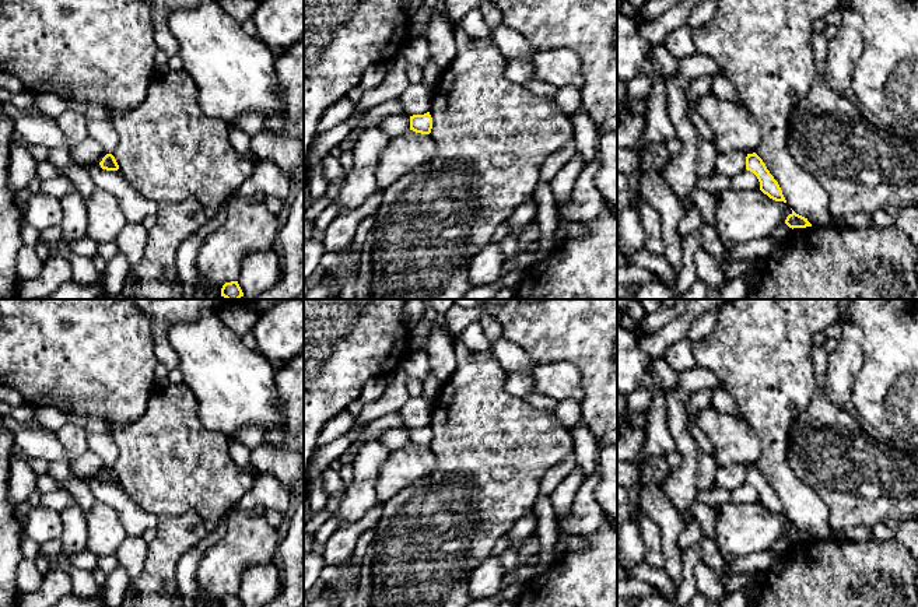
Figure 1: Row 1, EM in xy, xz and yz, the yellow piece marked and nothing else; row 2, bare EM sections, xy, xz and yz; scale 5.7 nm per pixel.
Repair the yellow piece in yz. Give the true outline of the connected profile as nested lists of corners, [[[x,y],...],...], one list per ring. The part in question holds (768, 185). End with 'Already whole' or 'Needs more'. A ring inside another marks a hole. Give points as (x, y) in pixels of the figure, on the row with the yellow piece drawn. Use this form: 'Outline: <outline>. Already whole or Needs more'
Outline: [[[756,152],[747,154],[746,169],[757,176],[760,182],[760,190],[764,194],[767,194],[770,199],[775,201],[786,203],[778,182],[774,179],[763,159]]]. Already whole

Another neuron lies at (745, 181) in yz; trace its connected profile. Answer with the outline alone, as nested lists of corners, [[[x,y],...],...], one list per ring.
[[[744,169],[743,172],[732,176],[730,189],[733,190],[760,190],[760,182],[753,172]]]

